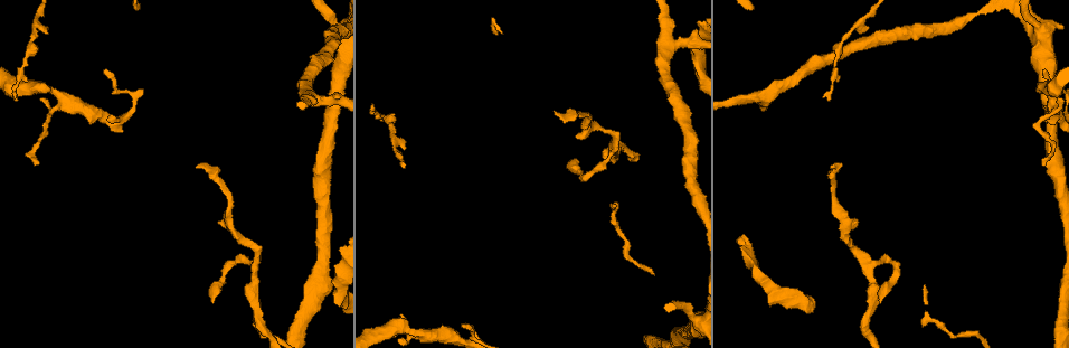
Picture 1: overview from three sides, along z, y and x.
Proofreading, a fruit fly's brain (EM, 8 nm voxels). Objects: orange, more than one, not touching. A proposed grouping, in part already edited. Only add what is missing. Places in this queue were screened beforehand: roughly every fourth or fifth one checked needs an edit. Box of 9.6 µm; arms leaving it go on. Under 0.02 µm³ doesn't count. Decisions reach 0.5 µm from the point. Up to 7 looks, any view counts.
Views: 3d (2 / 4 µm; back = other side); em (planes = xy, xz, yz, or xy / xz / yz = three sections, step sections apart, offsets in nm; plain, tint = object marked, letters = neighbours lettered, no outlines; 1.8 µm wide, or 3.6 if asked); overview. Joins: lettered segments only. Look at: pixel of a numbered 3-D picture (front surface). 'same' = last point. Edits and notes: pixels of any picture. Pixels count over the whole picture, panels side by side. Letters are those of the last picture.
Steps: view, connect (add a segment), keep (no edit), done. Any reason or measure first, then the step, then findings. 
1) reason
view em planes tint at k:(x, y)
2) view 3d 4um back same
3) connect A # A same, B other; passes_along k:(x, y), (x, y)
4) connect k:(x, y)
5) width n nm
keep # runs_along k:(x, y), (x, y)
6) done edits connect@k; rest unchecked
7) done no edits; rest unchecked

an open end
view 3d 4um at 1:(568, 162)

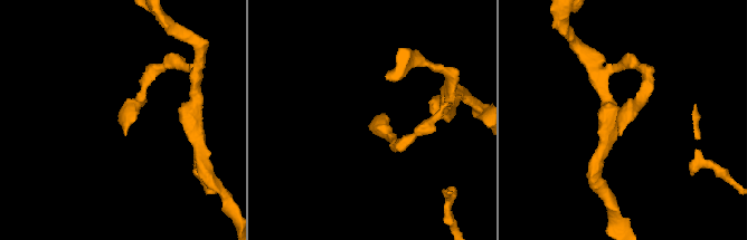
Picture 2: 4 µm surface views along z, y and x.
shape alone is not enough
view em planes letters at 2:(621, 134)

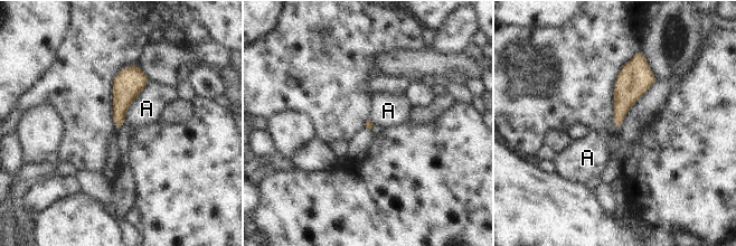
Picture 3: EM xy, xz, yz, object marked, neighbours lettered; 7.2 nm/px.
keep # A other; no lettered segment goes on from it

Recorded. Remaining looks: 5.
tapers out
view em planes letters at 1:(1044, 162)

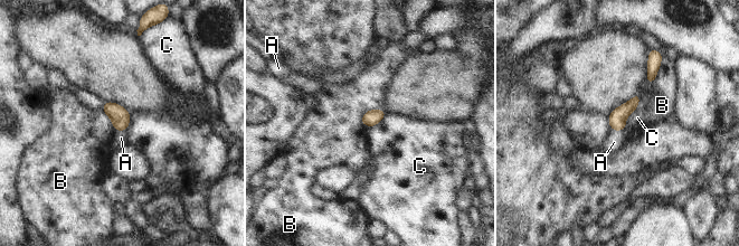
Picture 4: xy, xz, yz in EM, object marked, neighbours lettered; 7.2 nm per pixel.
width 120 nm
connect A # A same, B other, C other; passes_along 4:(617, 117), (617, 130), (614, 142); the neuron continues

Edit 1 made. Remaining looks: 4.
view em xy step 16 letters at 1:(46, 28)

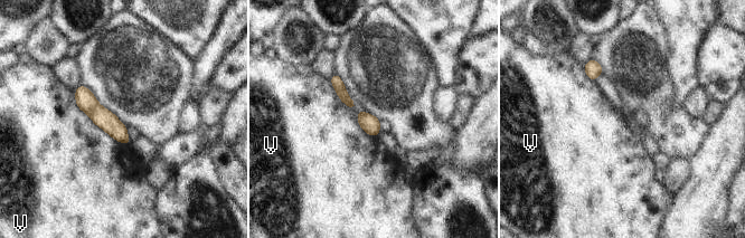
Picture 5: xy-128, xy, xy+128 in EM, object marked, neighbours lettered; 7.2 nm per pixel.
keep # V other; border 5:(73, 91), (97, 126), (130, 144); none of them fits

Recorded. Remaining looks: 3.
done edits connect@4; rest unchecked

